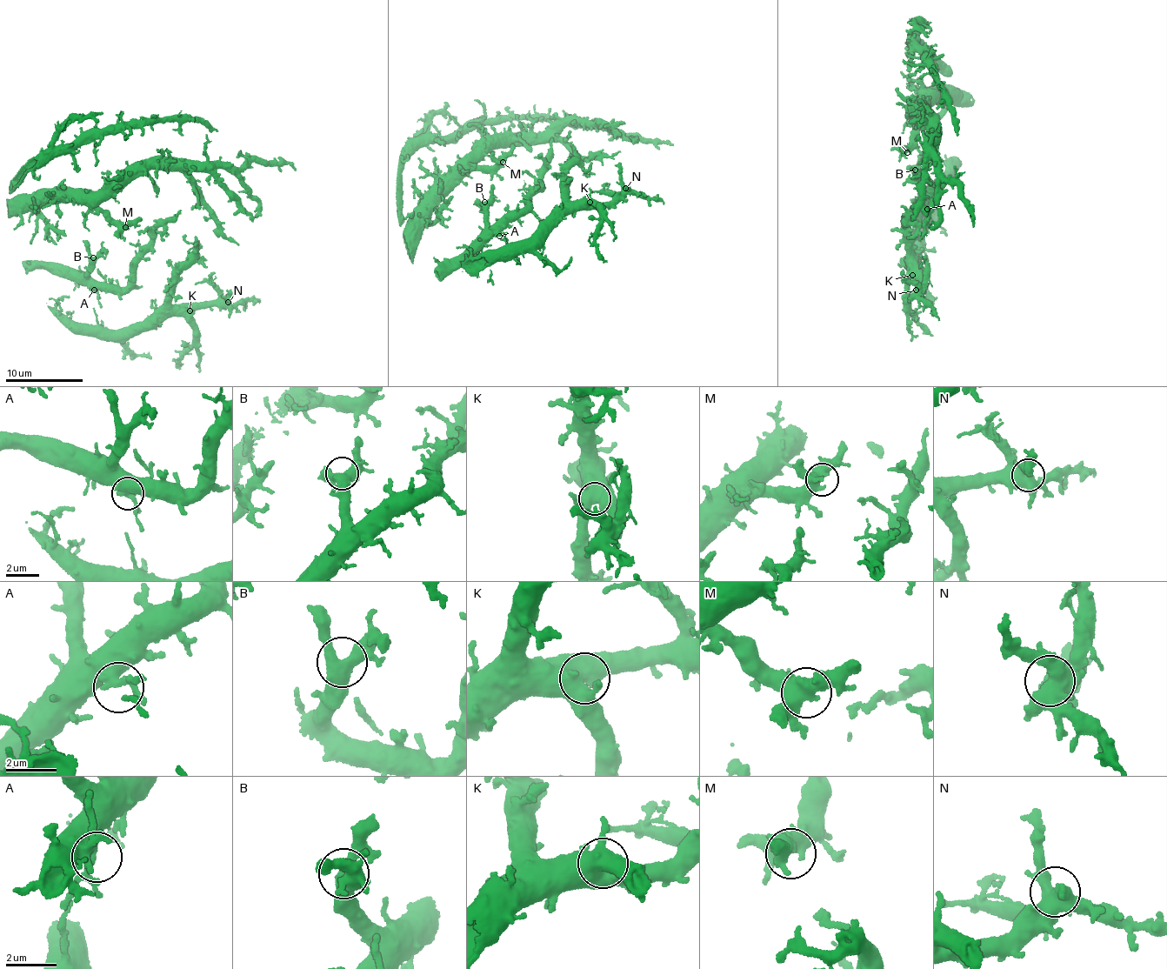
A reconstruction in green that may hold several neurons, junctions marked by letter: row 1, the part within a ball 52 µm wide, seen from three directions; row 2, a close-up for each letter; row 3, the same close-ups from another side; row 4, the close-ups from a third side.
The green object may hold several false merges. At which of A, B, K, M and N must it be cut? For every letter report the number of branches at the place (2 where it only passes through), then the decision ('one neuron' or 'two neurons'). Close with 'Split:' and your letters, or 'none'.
A: 3 | one neuron
B: 3 | one neuron
K: 3 | one neuron
M: 3 | one neuron
N: 4 | one neuron
Split: none

